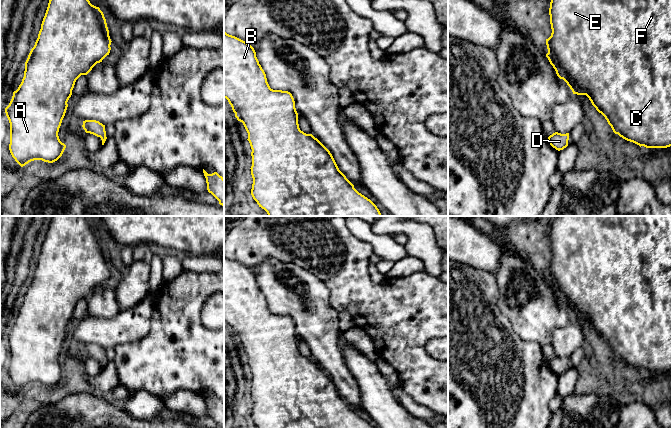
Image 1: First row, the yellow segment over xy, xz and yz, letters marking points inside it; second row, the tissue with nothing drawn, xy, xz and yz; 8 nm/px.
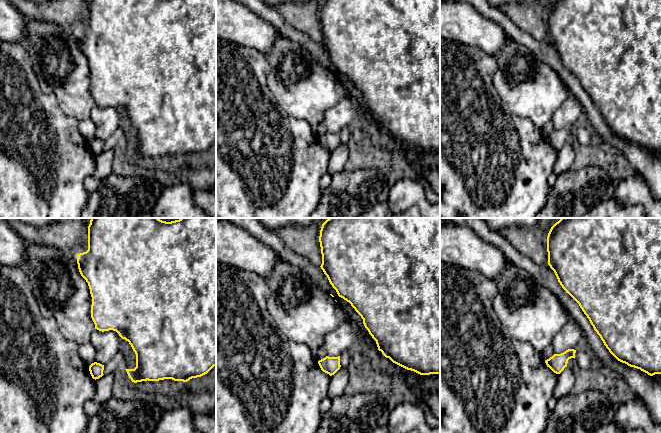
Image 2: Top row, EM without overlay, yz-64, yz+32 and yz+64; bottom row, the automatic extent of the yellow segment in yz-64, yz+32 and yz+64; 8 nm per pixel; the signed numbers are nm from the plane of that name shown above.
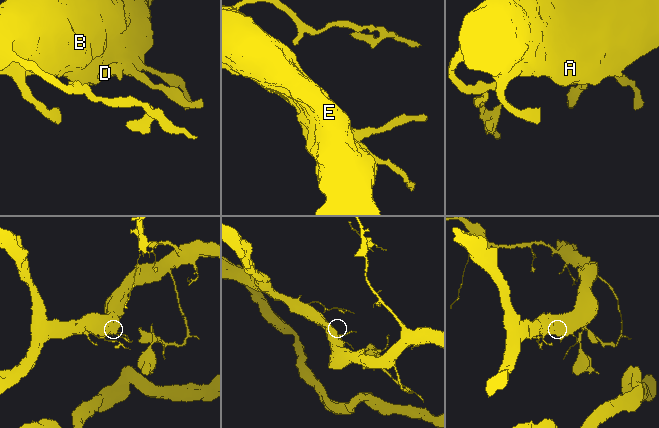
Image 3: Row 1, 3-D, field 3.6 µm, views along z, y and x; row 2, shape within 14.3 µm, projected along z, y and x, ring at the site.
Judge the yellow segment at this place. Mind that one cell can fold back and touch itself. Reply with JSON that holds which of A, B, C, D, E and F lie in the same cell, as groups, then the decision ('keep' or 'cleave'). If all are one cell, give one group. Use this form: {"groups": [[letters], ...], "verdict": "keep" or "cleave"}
{"groups": [["A", "B", "C", "D", "E", "F"]], "verdict": "keep"}

